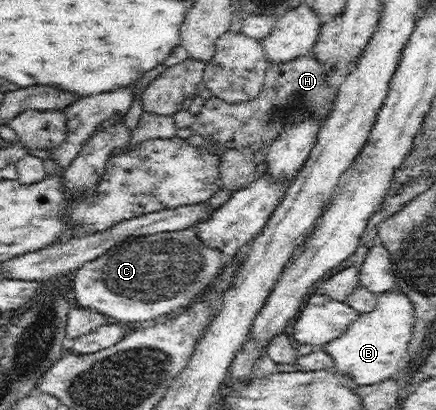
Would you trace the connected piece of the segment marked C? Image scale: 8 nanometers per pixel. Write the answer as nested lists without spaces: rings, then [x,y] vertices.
[[[196,229],[168,231],[155,235],[136,236],[116,244],[104,255],[79,267],[70,277],[70,284],[76,294],[78,305],[103,313],[108,319],[123,322],[156,321],[168,314],[176,314],[186,309],[196,295],[203,293],[213,285],[221,271],[223,253],[219,249],[208,247],[200,241]]]

